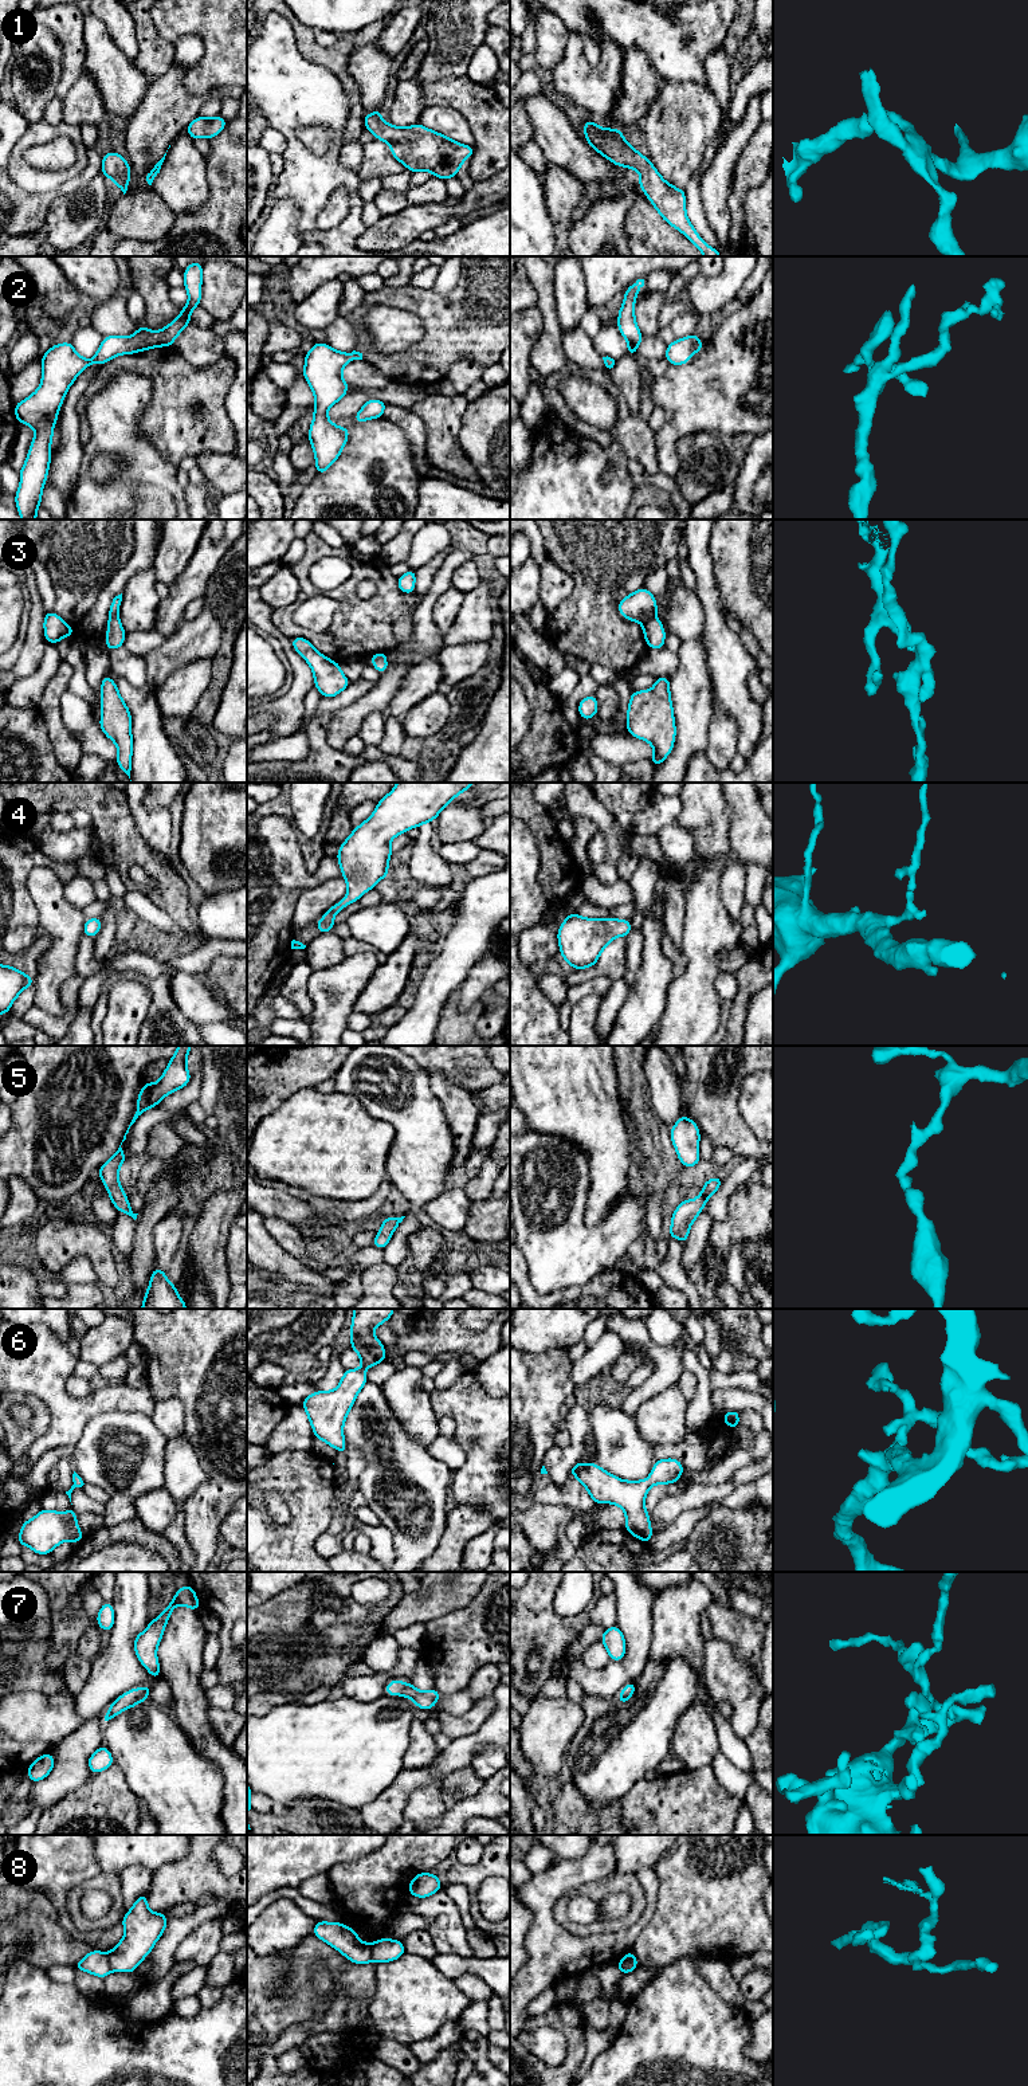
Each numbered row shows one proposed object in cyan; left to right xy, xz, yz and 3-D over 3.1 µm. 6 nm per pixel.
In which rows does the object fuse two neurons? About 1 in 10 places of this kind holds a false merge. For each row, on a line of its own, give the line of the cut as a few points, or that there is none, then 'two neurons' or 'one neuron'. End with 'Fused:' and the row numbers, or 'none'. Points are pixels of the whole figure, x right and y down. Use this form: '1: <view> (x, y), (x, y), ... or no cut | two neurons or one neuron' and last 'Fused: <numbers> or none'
1: no cut | one neuron
2: no cut | one neuron
3: no cut | one neuron
4: no cut | one neuron
5: no cut | one neuron
6: no cut | one neuron
7: no cut | one neuron
8: yz (636, 1963), (622, 1963), (618, 1968) | two neurons
Fused: 8

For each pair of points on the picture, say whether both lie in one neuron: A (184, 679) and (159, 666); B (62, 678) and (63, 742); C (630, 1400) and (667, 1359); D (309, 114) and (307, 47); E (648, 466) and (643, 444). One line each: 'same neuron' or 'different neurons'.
A: different neurons
B: same neuron
C: same neuron
D: different neurons
E: same neuron

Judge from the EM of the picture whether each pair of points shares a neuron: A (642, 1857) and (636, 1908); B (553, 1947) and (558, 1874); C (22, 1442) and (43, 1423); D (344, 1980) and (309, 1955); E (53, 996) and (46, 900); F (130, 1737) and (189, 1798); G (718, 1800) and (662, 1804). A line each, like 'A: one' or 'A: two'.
A: two
B: one
C: one
D: one
E: one
F: one
G: one

